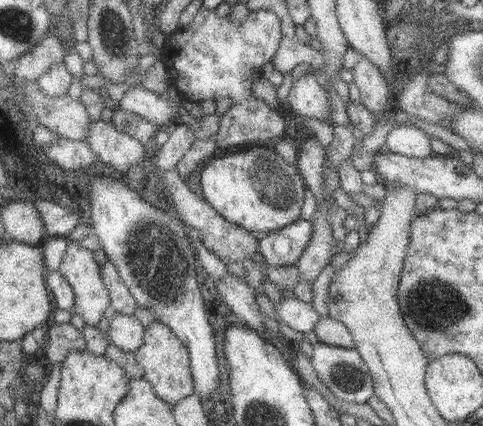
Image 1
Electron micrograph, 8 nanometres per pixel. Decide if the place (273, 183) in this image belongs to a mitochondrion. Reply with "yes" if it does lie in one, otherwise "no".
yes

